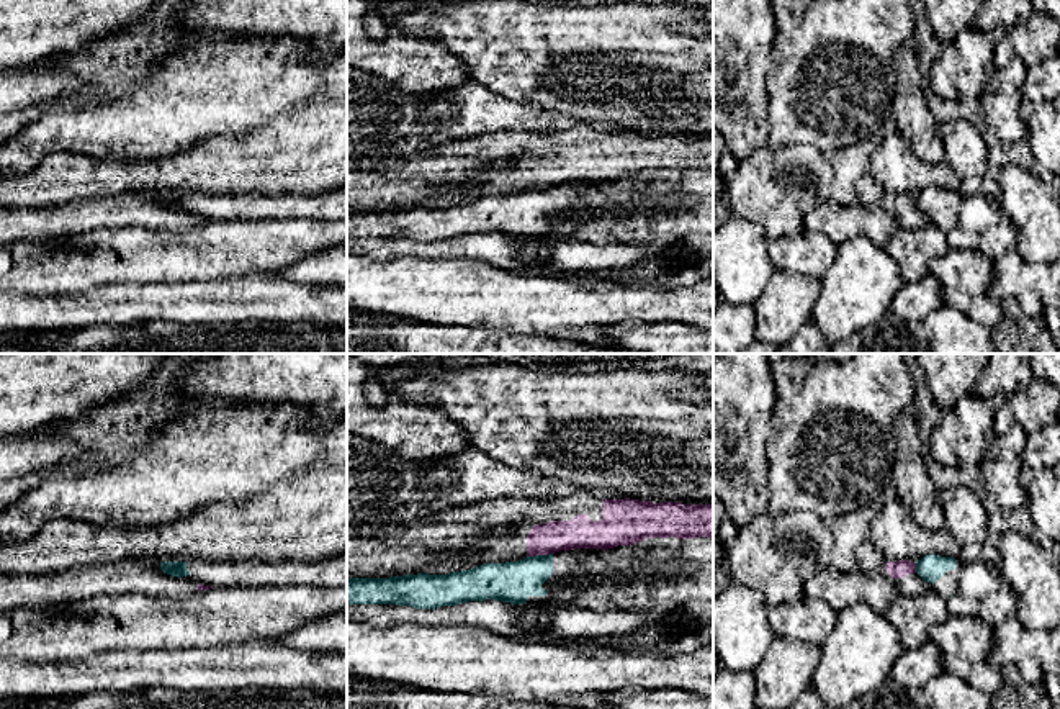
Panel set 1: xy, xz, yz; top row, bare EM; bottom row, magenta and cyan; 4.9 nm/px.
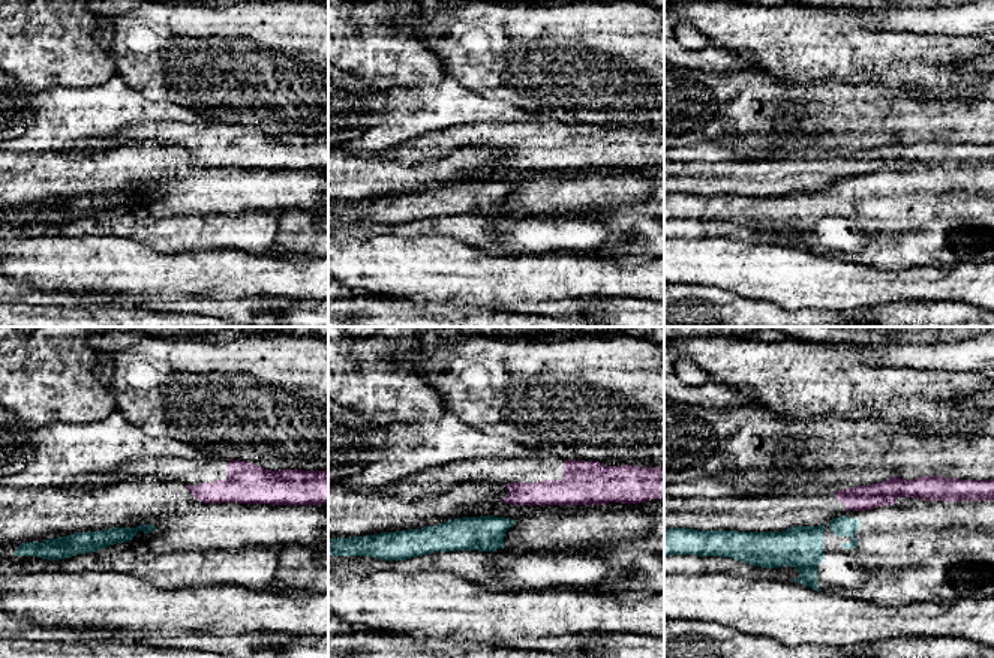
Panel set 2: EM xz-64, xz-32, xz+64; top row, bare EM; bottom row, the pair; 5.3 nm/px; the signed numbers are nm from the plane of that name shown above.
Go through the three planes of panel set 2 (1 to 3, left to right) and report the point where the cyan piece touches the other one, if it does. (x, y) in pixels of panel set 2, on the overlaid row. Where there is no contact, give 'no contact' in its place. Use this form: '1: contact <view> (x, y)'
1: no contact
2: no contact
3: no contact

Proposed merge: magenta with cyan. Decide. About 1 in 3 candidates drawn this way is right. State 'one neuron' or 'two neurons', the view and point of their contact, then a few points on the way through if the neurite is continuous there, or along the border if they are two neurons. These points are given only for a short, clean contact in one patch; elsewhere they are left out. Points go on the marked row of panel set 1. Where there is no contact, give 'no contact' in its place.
two neurons; contact xz (538, 554)

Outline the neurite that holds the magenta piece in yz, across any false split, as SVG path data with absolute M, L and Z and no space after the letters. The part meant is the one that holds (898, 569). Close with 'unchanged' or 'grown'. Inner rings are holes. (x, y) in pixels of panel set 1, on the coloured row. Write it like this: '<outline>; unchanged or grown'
M910 560L887 562L885 571L895 580L901 594L919 596L931 589L916 573L916 563Z; grown

